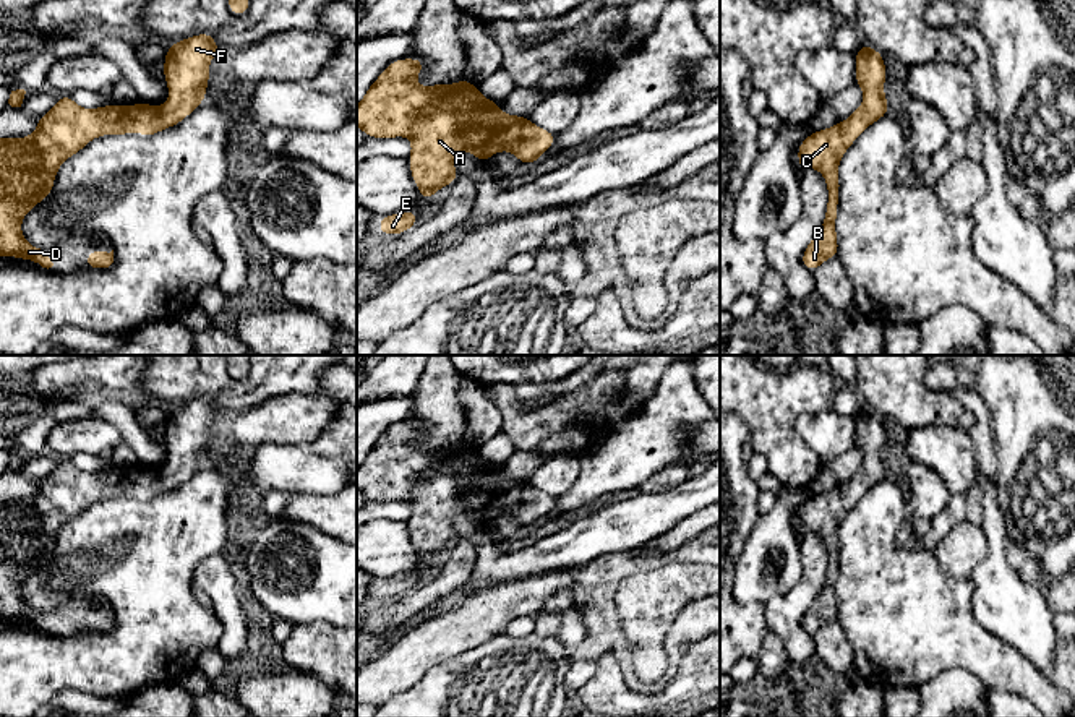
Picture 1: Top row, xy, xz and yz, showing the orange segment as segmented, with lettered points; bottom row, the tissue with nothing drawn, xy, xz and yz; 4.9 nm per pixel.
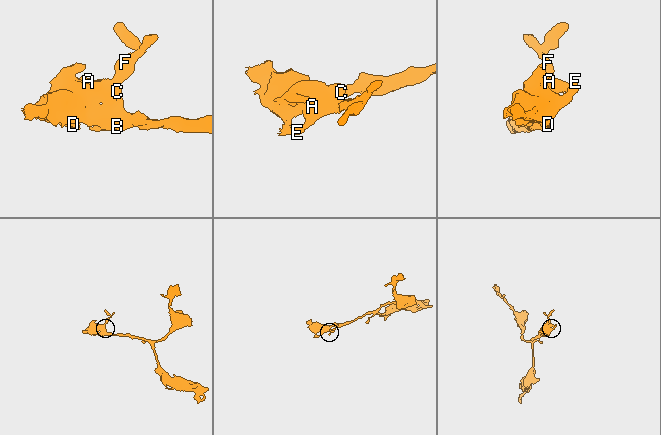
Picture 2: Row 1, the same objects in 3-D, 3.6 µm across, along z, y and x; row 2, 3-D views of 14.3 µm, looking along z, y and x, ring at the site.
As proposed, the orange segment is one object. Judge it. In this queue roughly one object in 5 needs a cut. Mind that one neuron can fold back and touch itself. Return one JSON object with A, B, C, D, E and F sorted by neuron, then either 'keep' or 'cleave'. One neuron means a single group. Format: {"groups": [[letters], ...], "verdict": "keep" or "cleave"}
{"groups": [["A", "B", "C", "D", "E", "F"]], "verdict": "keep"}

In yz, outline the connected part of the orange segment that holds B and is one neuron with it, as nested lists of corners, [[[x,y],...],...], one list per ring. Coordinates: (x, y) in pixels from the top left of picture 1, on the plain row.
[[[869,407],[853,417],[856,420],[856,443],[863,451],[863,467],[845,485],[827,493],[812,495],[798,509],[801,535],[817,532],[827,547],[827,574],[824,587],[806,610],[801,626],[816,634],[825,623],[838,620],[835,584],[838,577],[840,542],[838,527],[854,503],[874,485],[889,477],[889,462],[884,459],[887,431],[884,419]]]

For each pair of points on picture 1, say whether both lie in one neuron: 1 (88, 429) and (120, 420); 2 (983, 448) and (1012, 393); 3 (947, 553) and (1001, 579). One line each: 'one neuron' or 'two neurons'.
1: two neurons
2: two neurons
3: two neurons

